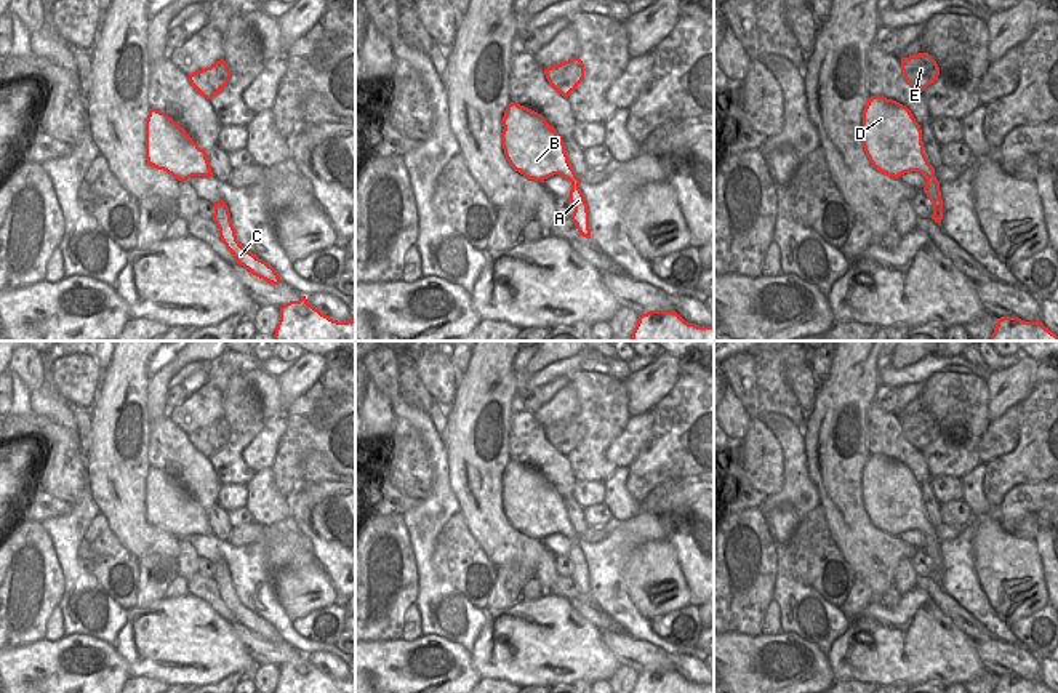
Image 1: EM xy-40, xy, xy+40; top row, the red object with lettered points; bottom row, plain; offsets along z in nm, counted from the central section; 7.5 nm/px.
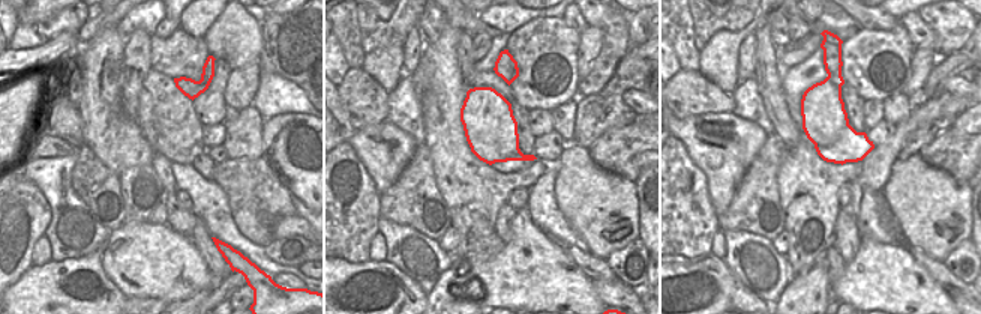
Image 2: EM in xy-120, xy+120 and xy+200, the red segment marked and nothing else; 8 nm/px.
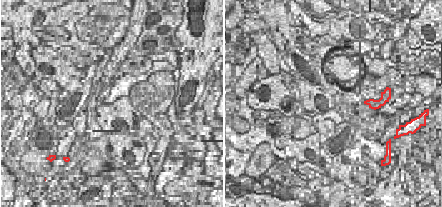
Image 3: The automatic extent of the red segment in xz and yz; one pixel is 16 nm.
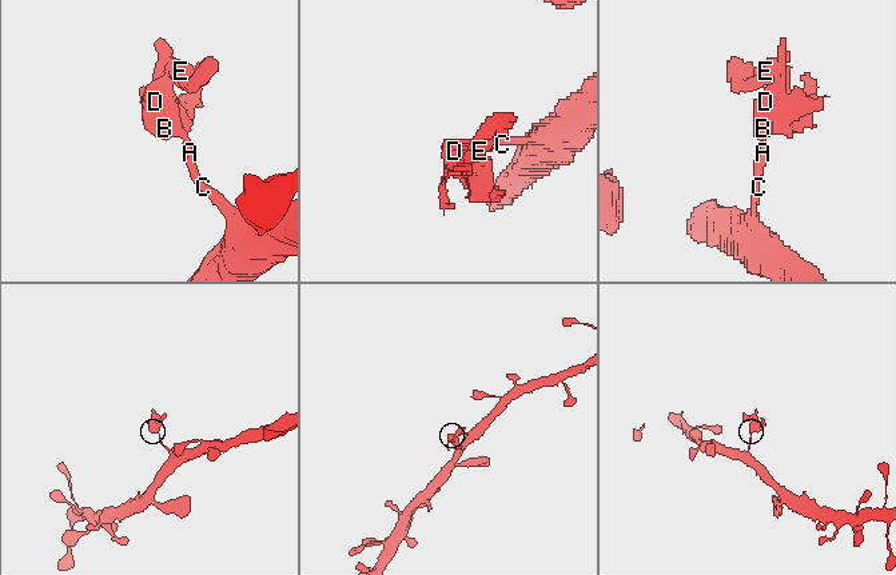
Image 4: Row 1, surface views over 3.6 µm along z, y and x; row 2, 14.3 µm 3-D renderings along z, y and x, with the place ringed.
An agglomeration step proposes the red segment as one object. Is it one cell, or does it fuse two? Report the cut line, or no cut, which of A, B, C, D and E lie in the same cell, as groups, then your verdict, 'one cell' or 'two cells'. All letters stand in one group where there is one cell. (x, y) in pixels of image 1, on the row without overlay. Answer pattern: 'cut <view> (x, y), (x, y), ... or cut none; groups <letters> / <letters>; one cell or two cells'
cut xy+40 (933, 533), (925, 536); groups A C / B D E; two cells

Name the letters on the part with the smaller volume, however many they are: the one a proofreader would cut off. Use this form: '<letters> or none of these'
B, D, E.

